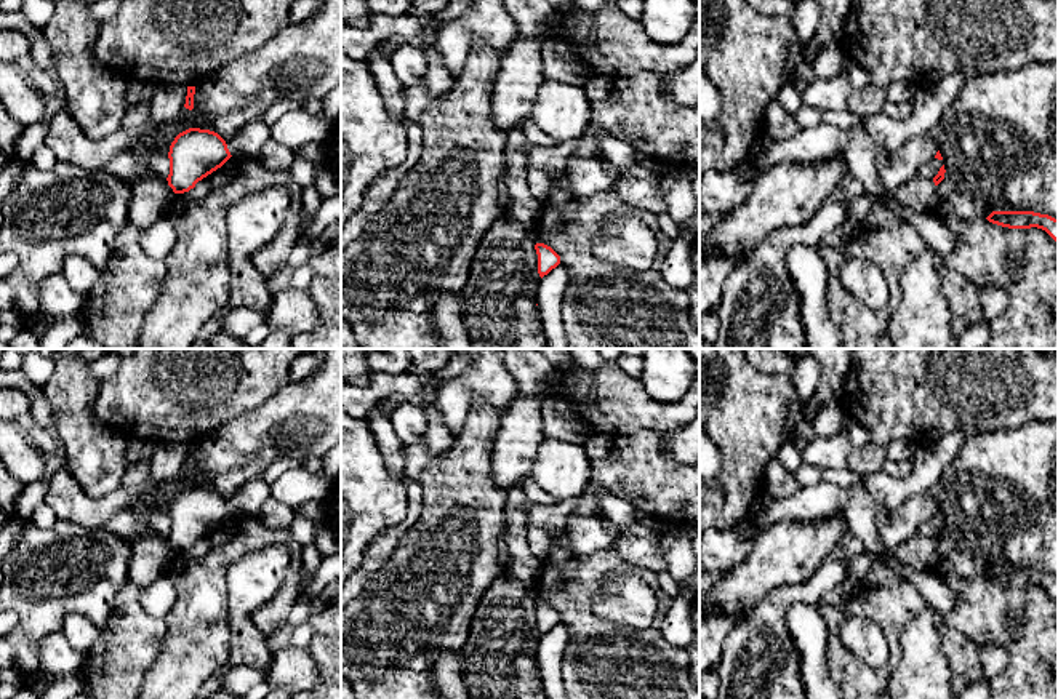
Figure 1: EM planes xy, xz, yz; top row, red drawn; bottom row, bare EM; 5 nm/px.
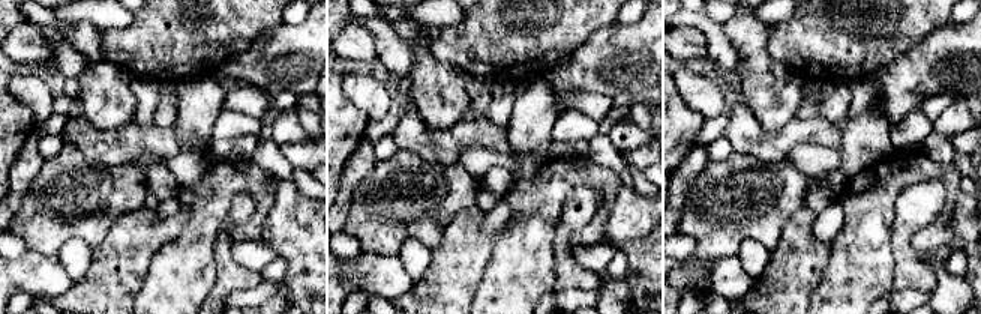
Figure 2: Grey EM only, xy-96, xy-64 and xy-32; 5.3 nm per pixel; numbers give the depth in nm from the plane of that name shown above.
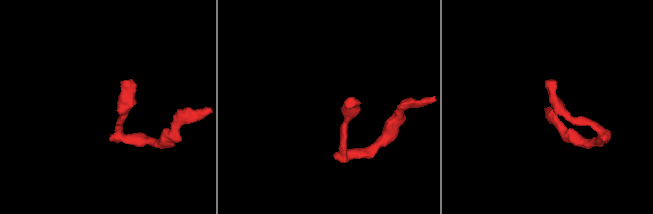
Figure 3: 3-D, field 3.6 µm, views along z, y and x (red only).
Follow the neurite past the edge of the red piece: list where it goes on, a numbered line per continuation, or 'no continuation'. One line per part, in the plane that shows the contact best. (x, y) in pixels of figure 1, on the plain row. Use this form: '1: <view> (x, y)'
no continuation

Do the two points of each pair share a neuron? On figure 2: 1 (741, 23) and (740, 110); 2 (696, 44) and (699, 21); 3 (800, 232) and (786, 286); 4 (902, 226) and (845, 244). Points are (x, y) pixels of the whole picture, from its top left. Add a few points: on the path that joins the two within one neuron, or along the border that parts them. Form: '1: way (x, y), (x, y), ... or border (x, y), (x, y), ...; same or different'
1: border (735, 98), (747, 107), (762, 128); different
2: border (678, 26), (695, 26), (705, 38), (710, 57); different
3: way (798, 245), (798, 262), (794, 272); same
4: border (900, 194), (896, 202), (890, 251); different

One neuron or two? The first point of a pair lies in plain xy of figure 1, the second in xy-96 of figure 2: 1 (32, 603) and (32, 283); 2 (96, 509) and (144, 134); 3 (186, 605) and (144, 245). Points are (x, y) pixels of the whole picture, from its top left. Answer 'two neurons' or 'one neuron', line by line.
1: two neurons
2: one neuron
3: two neurons

